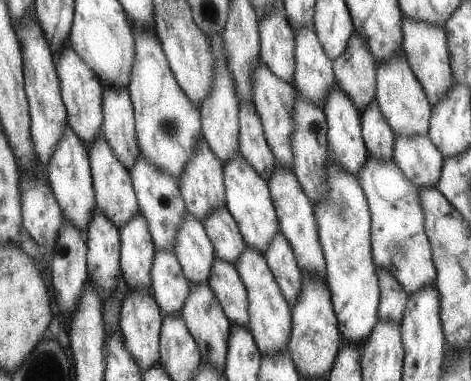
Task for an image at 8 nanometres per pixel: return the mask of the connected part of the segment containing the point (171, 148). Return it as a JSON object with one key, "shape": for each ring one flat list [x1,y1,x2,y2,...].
{"shape":[[147,28,132,30,132,34,135,38,135,54,127,90,139,152,147,162,171,174,179,186,179,176,191,158,195,138,202,136,198,108,175,82,156,34]]}

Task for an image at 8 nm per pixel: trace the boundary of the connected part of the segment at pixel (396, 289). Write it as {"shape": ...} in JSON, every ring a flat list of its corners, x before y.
{"shape":[[374,268,379,289,377,318,401,324,405,312,406,294,401,284,387,268]]}

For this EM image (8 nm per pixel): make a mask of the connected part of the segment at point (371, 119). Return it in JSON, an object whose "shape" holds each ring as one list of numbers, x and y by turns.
{"shape":[[375,97,365,106,360,114,360,127,363,144,369,155,377,160,393,160,391,150,393,150,394,134,389,128,385,118,381,116]]}

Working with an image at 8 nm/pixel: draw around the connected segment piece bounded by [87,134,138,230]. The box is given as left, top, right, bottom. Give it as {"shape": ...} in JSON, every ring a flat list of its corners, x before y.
{"shape":[[102,134,93,138,87,154,94,190,94,204,109,218,109,222,119,230,119,227,123,226,138,211,129,173,123,168,123,164,117,160,117,156,113,154,111,146,105,142]]}

